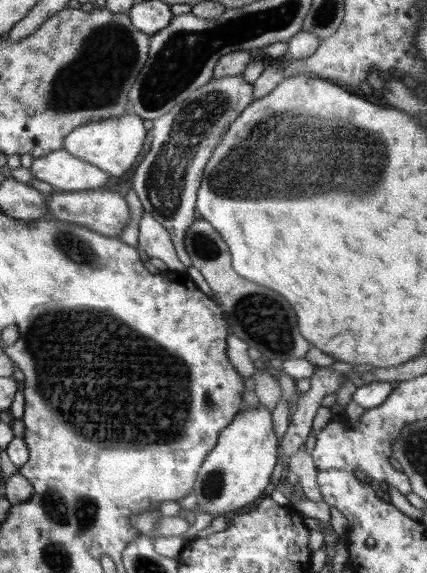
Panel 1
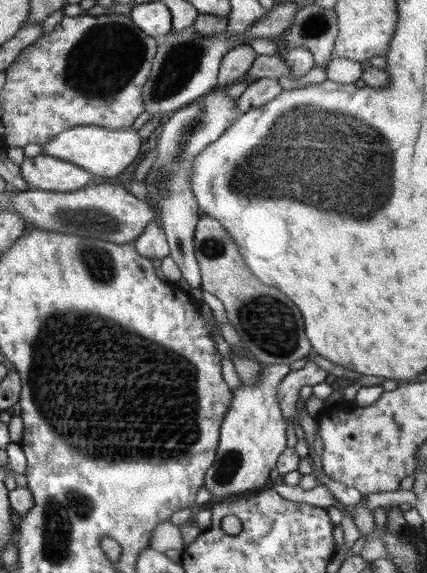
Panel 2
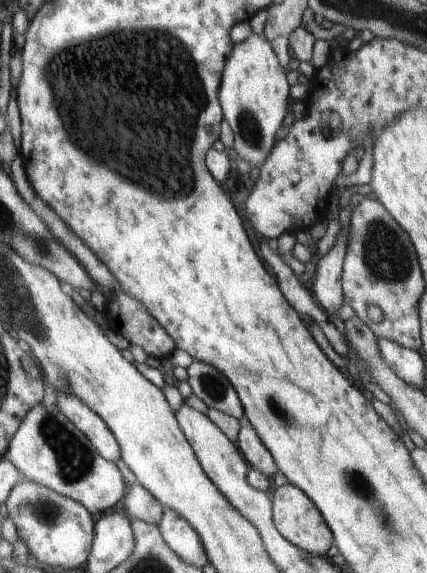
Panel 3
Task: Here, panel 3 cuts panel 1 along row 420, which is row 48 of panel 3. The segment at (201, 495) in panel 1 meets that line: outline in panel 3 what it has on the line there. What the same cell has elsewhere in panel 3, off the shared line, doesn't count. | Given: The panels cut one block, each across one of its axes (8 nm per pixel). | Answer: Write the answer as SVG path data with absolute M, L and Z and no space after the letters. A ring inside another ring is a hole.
M254 32L246 40L233 43L231 55L222 69L218 96L223 118L234 134L233 148L240 158L250 162L251 168L260 168L282 134L281 124L288 112L290 97L286 72L269 40Z

